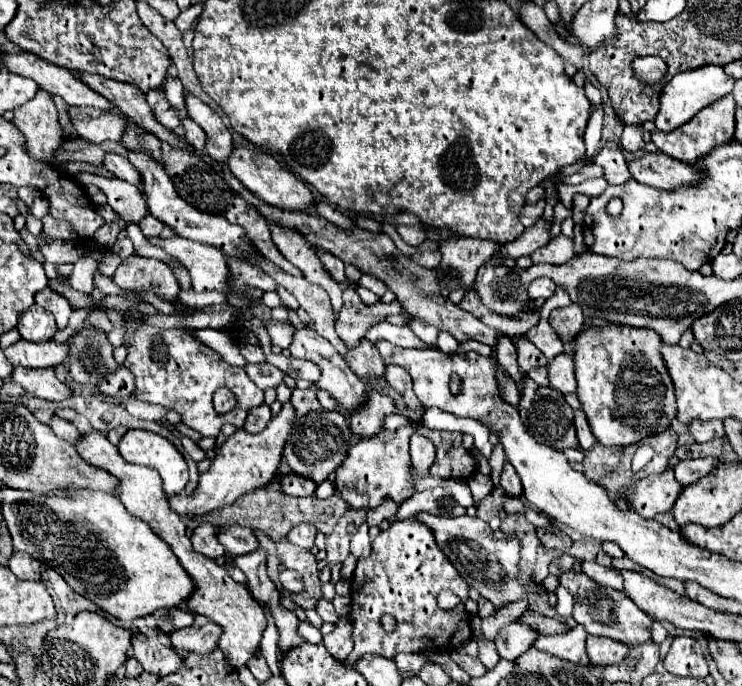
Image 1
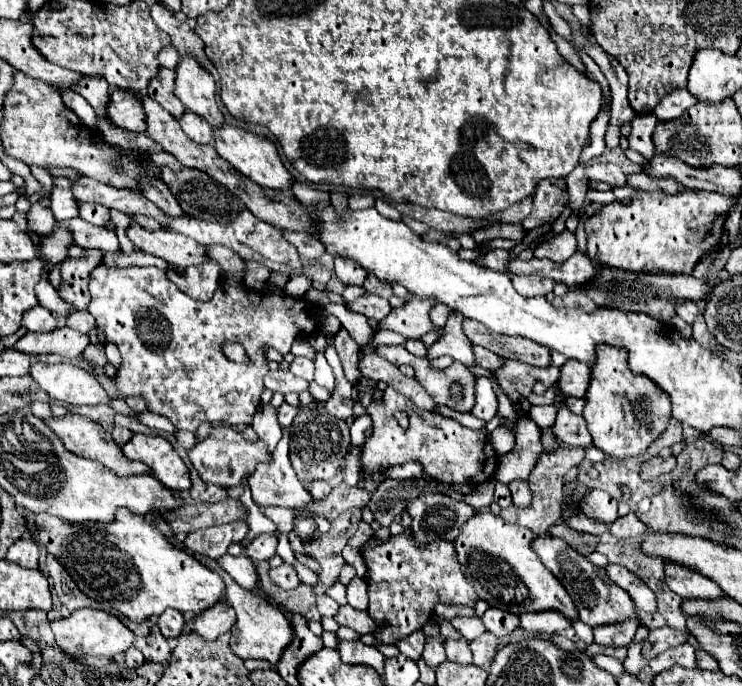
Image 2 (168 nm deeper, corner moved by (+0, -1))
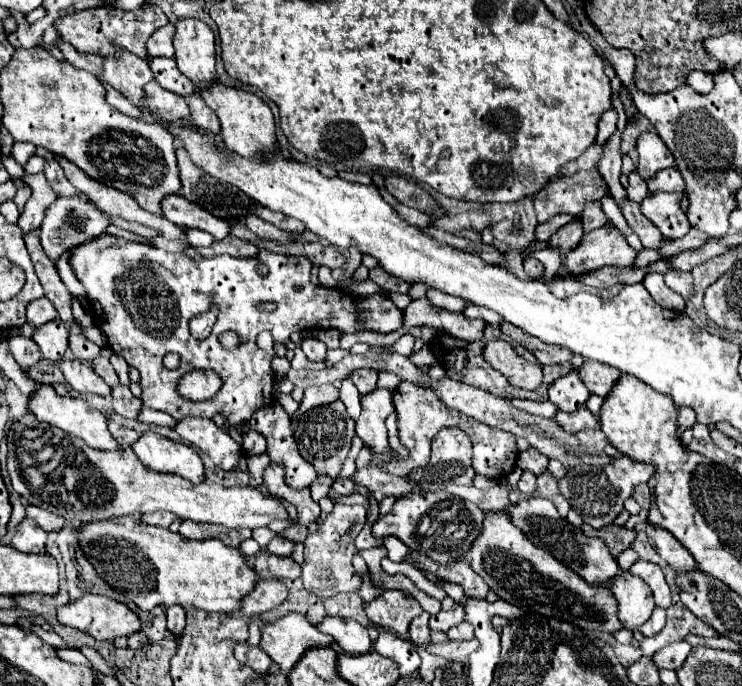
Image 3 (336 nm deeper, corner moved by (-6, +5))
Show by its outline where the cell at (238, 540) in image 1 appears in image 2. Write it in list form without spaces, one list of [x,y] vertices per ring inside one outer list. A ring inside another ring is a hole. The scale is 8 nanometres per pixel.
[[[259,534],[247,546],[243,546],[243,552],[253,562],[261,562],[261,560],[269,560],[271,556],[275,556],[275,548],[277,548],[277,536],[275,534]]]

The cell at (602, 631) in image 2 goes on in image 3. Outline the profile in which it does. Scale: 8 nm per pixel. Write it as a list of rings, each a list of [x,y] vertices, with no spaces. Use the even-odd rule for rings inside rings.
[[[621,570],[619,576],[609,582],[609,588],[619,602],[619,620],[623,628],[637,628],[651,618],[655,602],[651,588],[639,576]]]

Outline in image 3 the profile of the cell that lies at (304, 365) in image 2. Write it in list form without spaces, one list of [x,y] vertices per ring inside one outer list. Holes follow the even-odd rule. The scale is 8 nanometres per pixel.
[[[305,338],[301,342],[301,350],[307,354],[309,360],[315,360],[315,362],[321,362],[327,358],[327,346],[317,338]]]

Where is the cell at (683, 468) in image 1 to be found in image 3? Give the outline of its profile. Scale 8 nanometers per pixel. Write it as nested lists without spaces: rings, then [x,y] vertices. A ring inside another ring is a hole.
[[[627,456],[615,458],[607,466],[587,466],[577,464],[567,470],[567,474],[559,480],[559,490],[565,496],[565,500],[571,504],[571,508],[581,514],[583,522],[593,528],[609,526],[621,512],[623,502],[633,494],[633,488],[647,482],[651,478],[653,468],[643,462],[635,462]]]

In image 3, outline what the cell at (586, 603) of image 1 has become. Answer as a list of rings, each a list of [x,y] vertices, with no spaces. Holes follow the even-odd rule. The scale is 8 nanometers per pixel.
[[[529,498],[519,504],[507,506],[505,512],[509,514],[511,522],[535,544],[545,548],[551,556],[555,556],[559,562],[563,562],[567,568],[571,568],[575,574],[583,576],[589,584],[609,584],[611,576],[619,574],[617,560],[609,554],[607,546],[599,538],[585,536],[579,528],[575,528],[567,518],[561,518],[557,508],[545,500],[545,498]]]

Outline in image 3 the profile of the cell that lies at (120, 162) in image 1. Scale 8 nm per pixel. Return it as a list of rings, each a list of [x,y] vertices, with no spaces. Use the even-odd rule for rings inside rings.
[[[167,196],[163,200],[163,216],[171,222],[181,222],[179,226],[187,226],[187,228],[199,228],[209,232],[215,240],[225,240],[231,232],[231,224],[211,216],[209,212],[205,212],[203,208],[199,208],[195,202],[189,202],[183,196]]]

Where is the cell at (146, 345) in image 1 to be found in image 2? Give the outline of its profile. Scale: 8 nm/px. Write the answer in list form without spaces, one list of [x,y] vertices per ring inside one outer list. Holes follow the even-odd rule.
[[[97,266],[93,272],[91,272],[91,278],[89,278],[89,292],[91,292],[91,304],[89,304],[89,312],[93,314],[93,318],[95,318],[95,322],[97,322],[97,326],[105,332],[105,336],[107,336],[107,342],[113,342],[113,344],[117,344],[117,348],[119,348],[119,352],[121,352],[121,368],[117,370],[117,376],[115,376],[115,386],[117,386],[117,390],[121,392],[121,396],[123,398],[127,398],[127,396],[141,396],[143,400],[145,400],[145,404],[147,404],[147,410],[149,412],[155,412],[155,414],[161,414],[161,416],[165,416],[165,418],[169,418],[175,426],[177,426],[177,430],[189,430],[189,432],[197,432],[197,428],[199,428],[199,424],[203,424],[203,422],[209,422],[209,424],[215,424],[215,422],[227,422],[227,424],[251,424],[253,422],[253,414],[257,412],[257,408],[259,408],[259,404],[261,404],[261,392],[263,392],[263,376],[265,376],[265,372],[267,372],[267,366],[265,366],[265,356],[263,356],[263,346],[265,344],[269,344],[269,346],[273,346],[275,350],[279,350],[279,352],[283,352],[283,354],[287,354],[289,352],[289,348],[291,348],[291,344],[293,344],[293,340],[303,332],[303,334],[307,334],[305,330],[303,330],[303,322],[305,322],[305,318],[309,318],[307,314],[305,314],[305,308],[307,308],[307,304],[303,302],[303,300],[293,300],[293,298],[287,298],[285,294],[283,294],[283,286],[285,286],[285,282],[287,282],[287,274],[279,274],[279,272],[271,272],[271,276],[269,276],[269,290],[267,292],[255,292],[255,290],[245,290],[245,288],[235,288],[235,286],[227,286],[225,282],[221,282],[219,284],[219,288],[217,288],[217,292],[215,292],[215,296],[209,300],[209,302],[199,302],[199,300],[193,300],[193,298],[189,298],[187,294],[183,294],[173,282],[169,282],[167,280],[167,276],[165,276],[165,270],[159,270],[159,268],[155,268],[155,266],[149,266],[149,268],[137,268],[137,266],[133,266],[133,268],[105,268],[105,266]],[[225,342],[235,342],[235,344],[241,344],[243,348],[245,348],[245,352],[247,352],[247,356],[251,358],[251,362],[253,364],[237,364],[237,362],[233,362],[233,360],[229,360],[225,354],[223,354],[223,344]]]

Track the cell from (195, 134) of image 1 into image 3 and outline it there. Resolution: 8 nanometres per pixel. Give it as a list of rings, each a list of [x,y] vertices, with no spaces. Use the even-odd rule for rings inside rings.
[[[191,94],[187,98],[187,104],[191,110],[191,122],[193,124],[199,124],[199,128],[207,128],[209,132],[221,132],[217,114],[197,94]]]

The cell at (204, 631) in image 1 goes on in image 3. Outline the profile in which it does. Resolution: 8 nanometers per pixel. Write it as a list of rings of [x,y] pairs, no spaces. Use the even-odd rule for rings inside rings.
[[[261,580],[247,600],[243,600],[243,608],[239,616],[249,618],[253,614],[261,614],[267,610],[275,610],[287,598],[287,586],[279,580]]]

